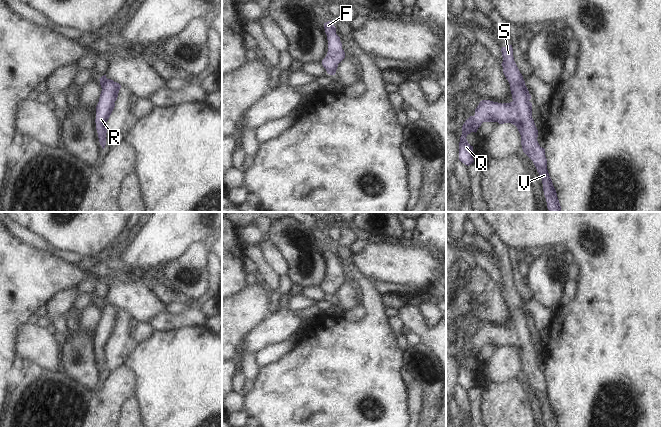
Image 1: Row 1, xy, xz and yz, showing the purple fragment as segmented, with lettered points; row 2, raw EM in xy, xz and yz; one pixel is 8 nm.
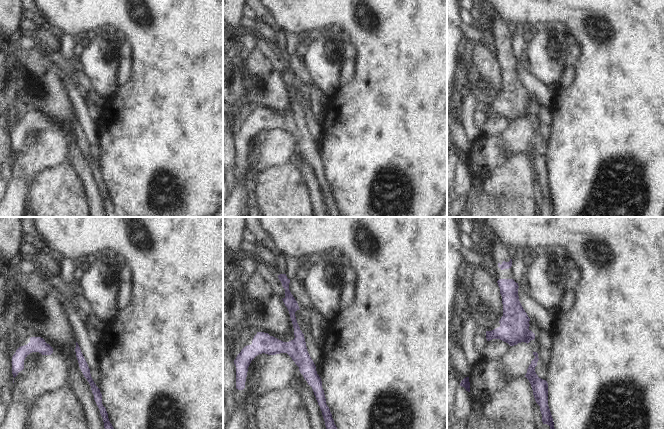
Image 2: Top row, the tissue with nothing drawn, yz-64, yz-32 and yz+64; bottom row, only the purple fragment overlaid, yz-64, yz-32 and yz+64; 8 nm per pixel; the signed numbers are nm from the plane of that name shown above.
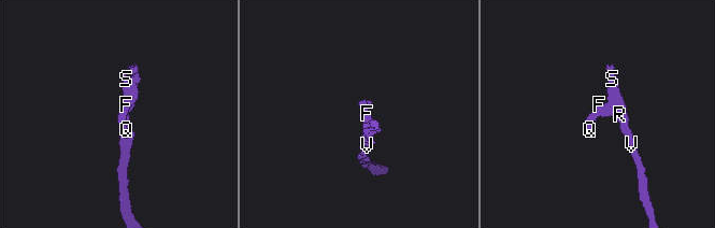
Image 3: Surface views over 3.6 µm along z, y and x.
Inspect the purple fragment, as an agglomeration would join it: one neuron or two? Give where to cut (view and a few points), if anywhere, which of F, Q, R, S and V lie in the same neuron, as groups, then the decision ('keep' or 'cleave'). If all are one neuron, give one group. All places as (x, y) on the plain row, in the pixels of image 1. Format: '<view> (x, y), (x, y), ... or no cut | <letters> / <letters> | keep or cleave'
no cut | F Q R S V | keep

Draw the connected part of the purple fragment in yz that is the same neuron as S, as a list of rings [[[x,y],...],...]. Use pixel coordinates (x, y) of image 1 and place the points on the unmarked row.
[[[512,269],[501,272],[503,297],[510,308],[513,325],[498,327],[482,324],[475,333],[475,339],[470,340],[462,350],[459,366],[459,384],[469,390],[473,384],[473,370],[466,361],[471,356],[477,356],[483,346],[511,347],[515,349],[521,359],[523,376],[533,385],[539,400],[542,402],[543,415],[547,427],[559,427],[556,414],[547,394],[545,373],[538,365],[538,354],[532,342],[531,319],[525,309],[513,281]]]

